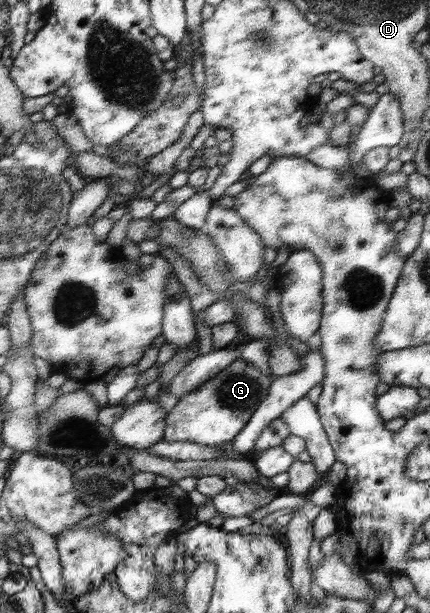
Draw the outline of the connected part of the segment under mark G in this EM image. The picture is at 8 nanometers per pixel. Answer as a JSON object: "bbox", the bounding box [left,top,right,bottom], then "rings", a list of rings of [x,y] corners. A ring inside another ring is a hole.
{"bbox":[163,361,272,448],"rings":[[[234,361],[214,379],[178,400],[166,414],[163,439],[166,442],[191,442],[220,448],[232,447],[234,438],[245,428],[254,410],[268,394],[272,379],[246,361]]]}

